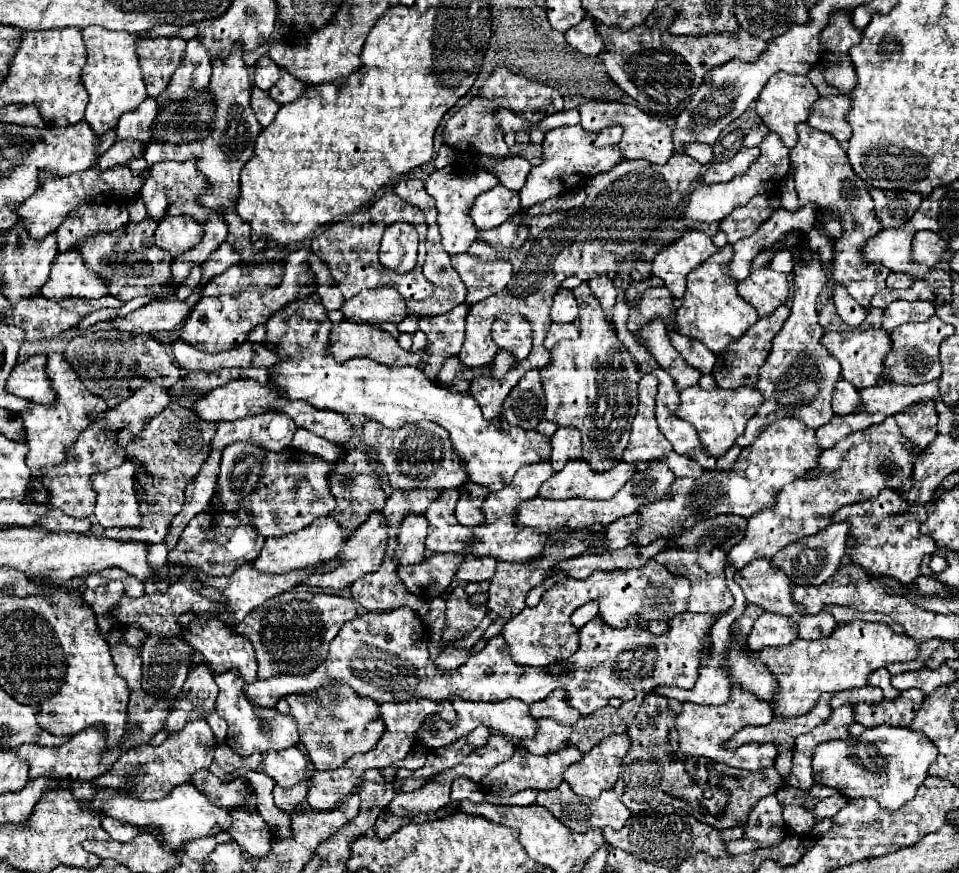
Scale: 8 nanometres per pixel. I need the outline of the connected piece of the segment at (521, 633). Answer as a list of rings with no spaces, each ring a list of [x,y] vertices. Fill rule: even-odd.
[[[655,559],[647,561],[639,569],[615,569],[615,571],[599,571],[593,573],[587,579],[565,579],[543,593],[537,607],[529,609],[525,607],[521,613],[517,613],[507,625],[503,627],[503,639],[509,645],[511,659],[519,665],[531,665],[531,667],[545,667],[553,663],[555,659],[569,659],[575,649],[579,647],[579,631],[571,625],[569,617],[571,613],[585,605],[591,599],[599,601],[599,613],[603,615],[605,623],[609,627],[625,627],[629,623],[631,615],[637,615],[639,625],[655,635],[665,635],[669,631],[669,623],[657,617],[645,617],[645,611],[659,611],[659,593],[663,597],[669,597],[669,603],[663,601],[661,607],[669,609],[687,609],[687,601],[691,593],[691,581],[683,575],[671,573],[667,567],[659,565]]]

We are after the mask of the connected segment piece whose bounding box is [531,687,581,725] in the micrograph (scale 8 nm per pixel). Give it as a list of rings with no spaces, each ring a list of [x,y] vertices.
[[[555,689],[547,699],[537,701],[531,705],[531,715],[535,715],[535,719],[555,719],[561,725],[575,725],[575,721],[579,721],[581,713],[577,709],[573,709],[571,705],[567,705],[567,691]]]

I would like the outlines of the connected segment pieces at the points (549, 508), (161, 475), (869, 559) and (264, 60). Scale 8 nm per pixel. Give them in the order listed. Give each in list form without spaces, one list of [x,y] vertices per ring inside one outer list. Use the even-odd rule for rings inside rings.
[[[653,461],[645,471],[637,471],[623,489],[607,501],[599,499],[565,499],[565,501],[551,501],[551,499],[541,499],[535,497],[533,501],[527,501],[527,505],[519,505],[519,525],[531,525],[535,529],[541,529],[541,533],[553,533],[559,527],[571,527],[571,529],[589,529],[589,531],[601,531],[619,517],[625,517],[629,513],[635,513],[639,507],[669,499],[671,497],[671,485],[675,481],[675,475],[663,461]]]
[[[169,403],[163,409],[161,417],[155,415],[153,419],[149,419],[143,431],[127,443],[125,447],[127,459],[135,463],[135,477],[139,479],[147,495],[145,499],[139,501],[139,512],[142,516],[141,527],[132,529],[132,532],[119,528],[119,540],[151,544],[164,540],[173,517],[181,511],[181,505],[185,499],[185,487],[195,479],[195,475],[199,473],[199,467],[211,455],[211,439],[215,431],[217,431],[217,423],[201,427],[201,421],[193,417],[191,409],[181,407],[179,403]],[[171,431],[177,431],[177,439],[173,439],[175,435],[171,435]],[[149,514],[155,516],[149,516]]]
[[[883,489],[875,501],[861,501],[859,505],[839,509],[839,513],[833,517],[833,523],[851,519],[848,537],[855,537],[856,547],[846,548],[846,553],[851,556],[852,562],[859,563],[871,575],[887,575],[901,583],[911,583],[921,575],[921,557],[935,553],[935,543],[931,537],[919,533],[923,517],[927,517],[925,509],[907,509],[907,503],[899,497],[899,493]]]
[[[261,57],[255,65],[255,77],[253,77],[255,85],[267,91],[277,83],[277,79],[279,79],[279,65],[275,65],[269,57]]]

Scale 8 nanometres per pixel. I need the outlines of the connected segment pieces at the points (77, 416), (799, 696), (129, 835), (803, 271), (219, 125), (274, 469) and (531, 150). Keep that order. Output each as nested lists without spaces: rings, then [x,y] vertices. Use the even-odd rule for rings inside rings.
[[[53,351],[49,353],[47,359],[47,375],[51,377],[53,389],[57,393],[57,401],[55,405],[47,407],[47,405],[35,405],[31,403],[25,411],[23,411],[23,421],[25,421],[25,429],[27,429],[27,465],[33,473],[33,481],[41,483],[43,481],[43,473],[61,465],[67,459],[67,447],[73,445],[73,441],[79,437],[79,433],[83,429],[87,429],[101,413],[107,411],[107,405],[101,397],[93,395],[75,375],[75,371],[71,369],[71,365],[65,361],[61,351]]]
[[[847,621],[837,623],[835,631],[829,637],[815,641],[795,639],[789,645],[767,647],[759,651],[759,659],[775,673],[781,691],[775,699],[773,713],[781,717],[803,715],[813,709],[821,693],[837,693],[845,689],[855,689],[867,685],[867,677],[881,667],[887,667],[895,661],[913,661],[919,657],[919,645],[915,637],[891,631],[885,623],[865,623],[865,621]]]
[[[103,817],[101,825],[103,825],[103,829],[111,835],[111,839],[123,841],[123,843],[133,841],[133,837],[135,837],[139,831],[143,831],[143,829],[135,829],[135,825],[127,825],[125,821],[115,821],[115,819],[111,819],[111,817]]]
[[[787,231],[781,235],[771,247],[763,251],[791,251],[793,255],[793,305],[791,305],[791,315],[773,339],[773,349],[765,361],[765,365],[759,369],[759,385],[757,389],[763,393],[765,401],[759,409],[759,413],[749,419],[747,429],[743,437],[739,437],[737,445],[747,447],[751,441],[775,419],[781,417],[793,417],[803,421],[809,429],[817,429],[821,425],[827,425],[835,413],[831,409],[831,395],[841,379],[841,365],[827,353],[827,349],[821,345],[821,335],[823,327],[819,325],[818,313],[815,309],[819,293],[827,285],[827,273],[819,261],[819,253],[809,247],[809,239],[805,237],[803,231]]]
[[[235,43],[229,51],[227,57],[215,57],[213,59],[213,75],[209,89],[215,93],[217,101],[217,115],[213,119],[215,123],[215,135],[203,139],[203,141],[193,141],[193,143],[183,143],[183,145],[171,145],[171,143],[149,143],[145,147],[143,159],[149,165],[155,165],[159,161],[185,161],[187,157],[199,157],[199,171],[215,185],[211,191],[217,199],[219,205],[227,205],[227,223],[239,219],[235,213],[235,197],[239,197],[239,173],[243,165],[251,159],[253,153],[253,143],[257,135],[261,133],[261,125],[255,119],[255,113],[249,105],[249,75],[247,75],[247,65],[243,63],[243,49],[239,43]]]
[[[231,443],[223,449],[221,455],[221,465],[219,465],[219,477],[217,477],[217,487],[213,497],[219,499],[215,505],[219,511],[237,511],[237,509],[247,509],[249,519],[253,521],[255,529],[263,537],[283,537],[287,533],[299,531],[307,525],[311,525],[315,519],[329,515],[335,511],[337,501],[331,495],[329,489],[329,473],[331,469],[343,461],[346,451],[341,453],[337,461],[325,461],[319,455],[309,455],[309,453],[267,453],[259,449],[253,443]]]
[[[513,145],[511,147],[511,155],[519,155],[519,157],[525,157],[531,165],[539,165],[541,163],[541,145],[525,145],[525,147],[519,147],[519,145]]]

